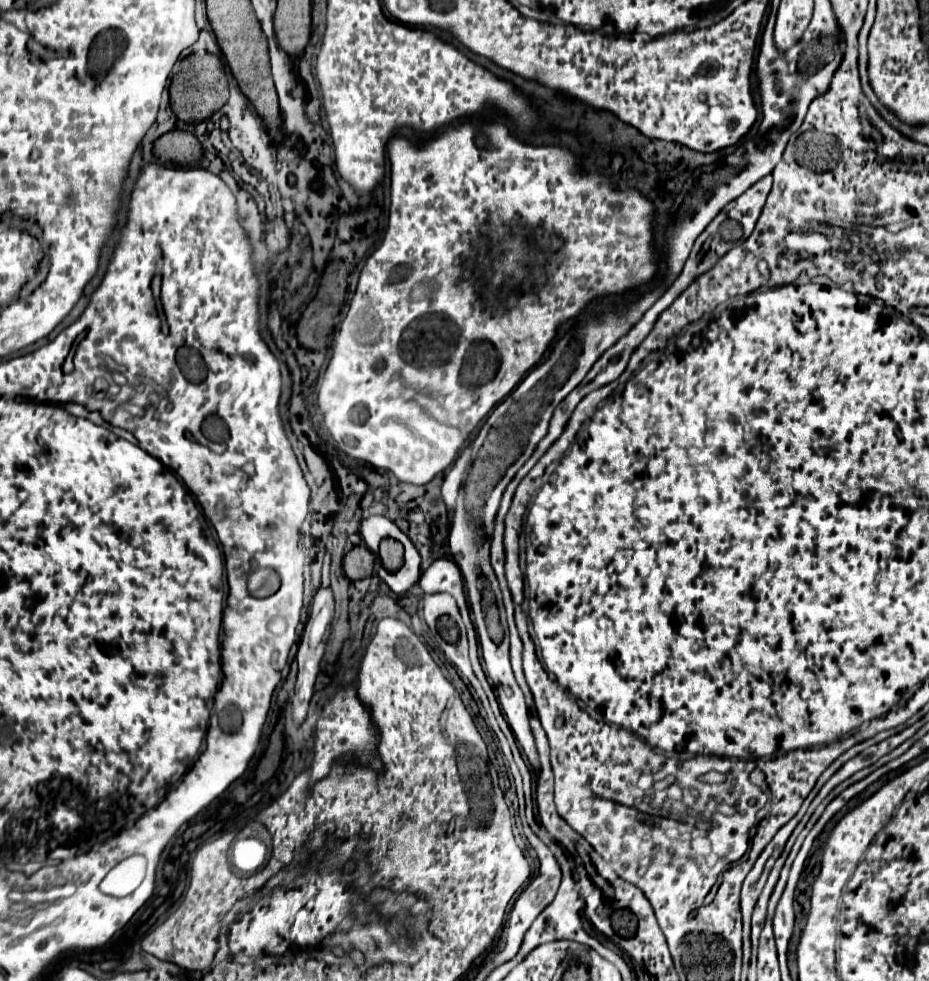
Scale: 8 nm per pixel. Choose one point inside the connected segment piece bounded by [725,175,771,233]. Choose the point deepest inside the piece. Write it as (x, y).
(746, 209)

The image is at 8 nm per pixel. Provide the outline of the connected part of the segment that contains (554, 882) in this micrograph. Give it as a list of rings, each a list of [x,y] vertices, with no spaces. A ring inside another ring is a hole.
[[[527,829],[525,831],[531,847],[537,851],[537,857],[539,857],[539,875],[535,879],[531,879],[531,883],[523,889],[523,893],[517,897],[513,909],[511,909],[511,915],[509,915],[509,925],[507,927],[515,927],[515,929],[509,929],[507,931],[507,937],[505,937],[505,949],[503,951],[517,951],[523,943],[523,937],[525,937],[525,929],[531,927],[531,923],[537,919],[537,915],[553,901],[557,889],[559,889],[559,883],[561,883],[561,869],[559,869],[559,863],[555,861],[553,853],[545,847],[545,843],[531,831]],[[511,943],[511,945],[509,945]],[[509,945],[509,947],[507,947]]]

